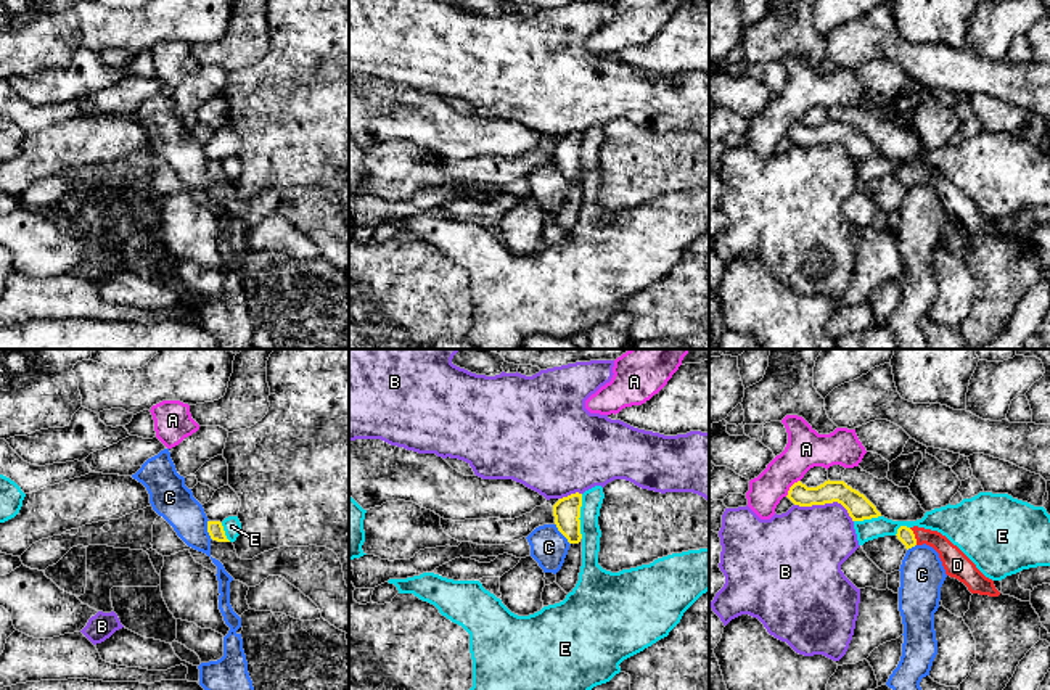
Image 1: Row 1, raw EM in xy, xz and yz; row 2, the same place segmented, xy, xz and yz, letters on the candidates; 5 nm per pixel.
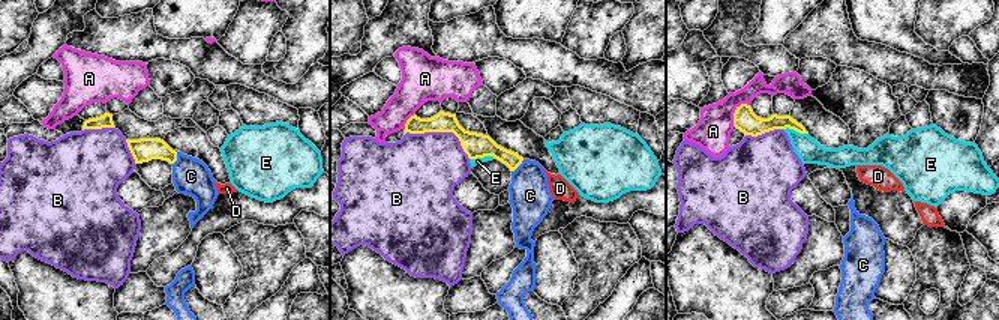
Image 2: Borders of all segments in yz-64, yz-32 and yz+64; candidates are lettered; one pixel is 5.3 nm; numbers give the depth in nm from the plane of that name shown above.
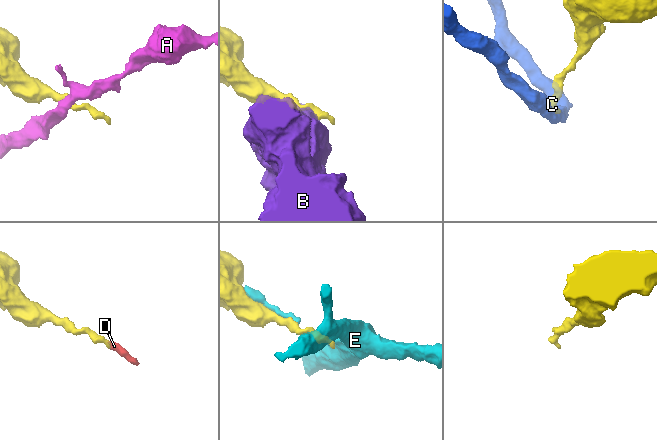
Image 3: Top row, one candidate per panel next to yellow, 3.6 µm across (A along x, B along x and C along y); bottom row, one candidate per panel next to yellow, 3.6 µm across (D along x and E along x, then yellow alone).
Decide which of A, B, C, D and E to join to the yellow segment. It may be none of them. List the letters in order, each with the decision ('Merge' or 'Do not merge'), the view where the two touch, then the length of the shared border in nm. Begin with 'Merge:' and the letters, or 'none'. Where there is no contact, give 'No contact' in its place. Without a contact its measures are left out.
Merge: D
A: Do not merge. Touches yellow in yz. Shared border 120 nm
B: Do not merge. Touches yellow in yz. Shared border 300 nm
C: Do not merge. Touches yellow in xz. Shared border 130 nm
D: Merge. Touches yellow in yz. Shared border 100 nm
E: Do not merge. Touches yellow in xz. Shared border 220 nm

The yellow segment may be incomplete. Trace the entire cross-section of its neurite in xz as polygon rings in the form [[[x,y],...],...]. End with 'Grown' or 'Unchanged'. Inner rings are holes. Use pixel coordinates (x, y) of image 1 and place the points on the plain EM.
[[[579,132],[563,137],[553,145],[555,164],[569,183],[579,183],[582,179],[580,146],[582,133]]]. Unchanged

